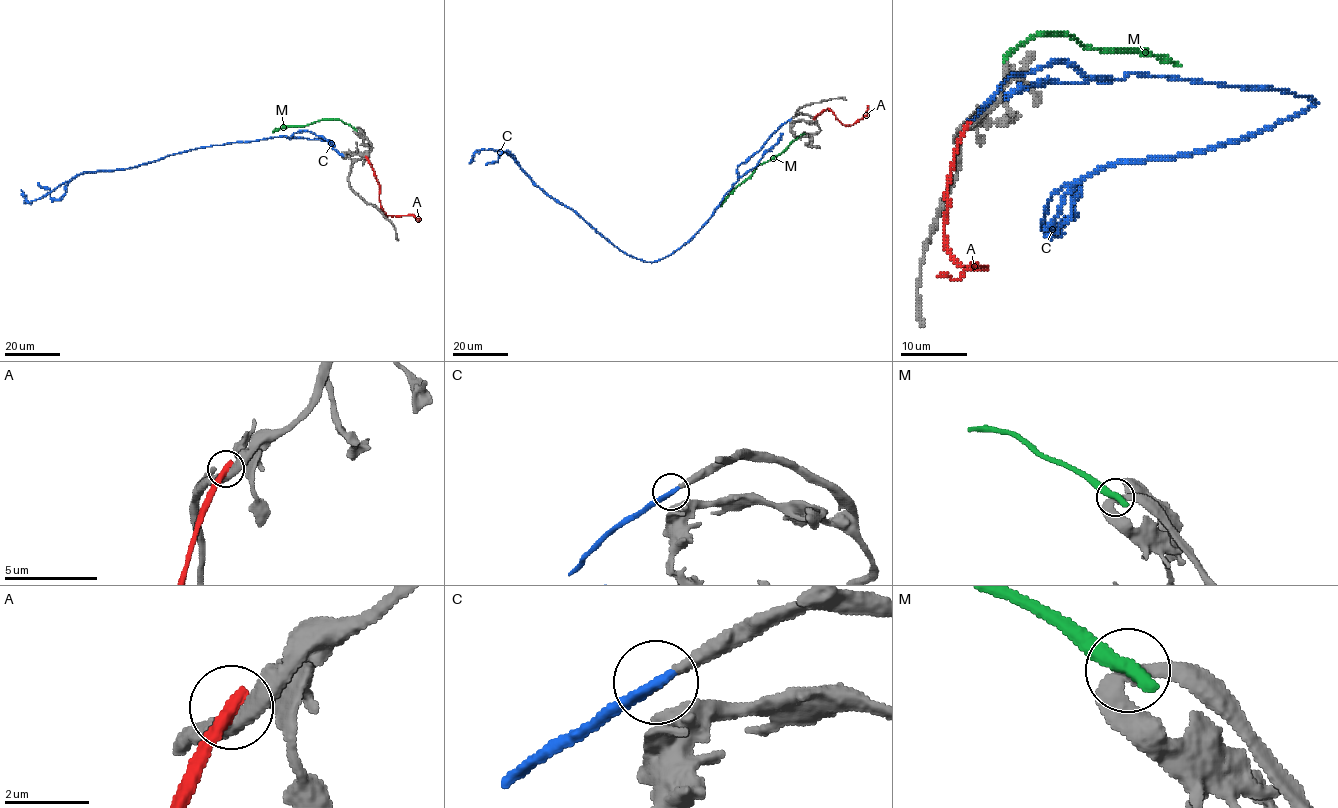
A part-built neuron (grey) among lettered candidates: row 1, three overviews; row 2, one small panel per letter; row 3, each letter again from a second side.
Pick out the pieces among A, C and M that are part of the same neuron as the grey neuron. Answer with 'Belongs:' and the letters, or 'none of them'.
Belongs: C

